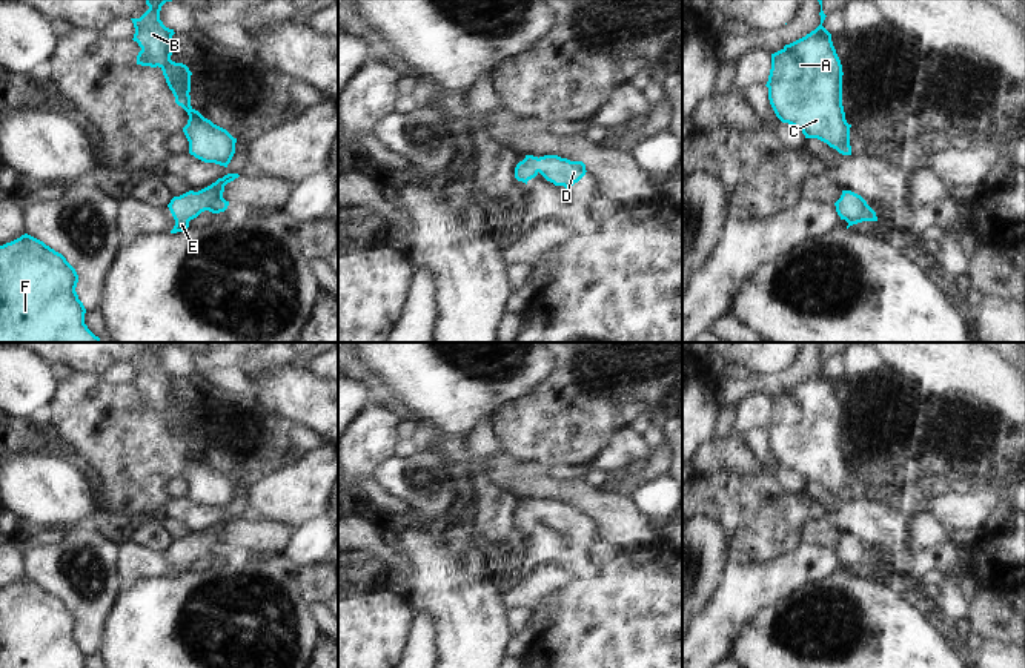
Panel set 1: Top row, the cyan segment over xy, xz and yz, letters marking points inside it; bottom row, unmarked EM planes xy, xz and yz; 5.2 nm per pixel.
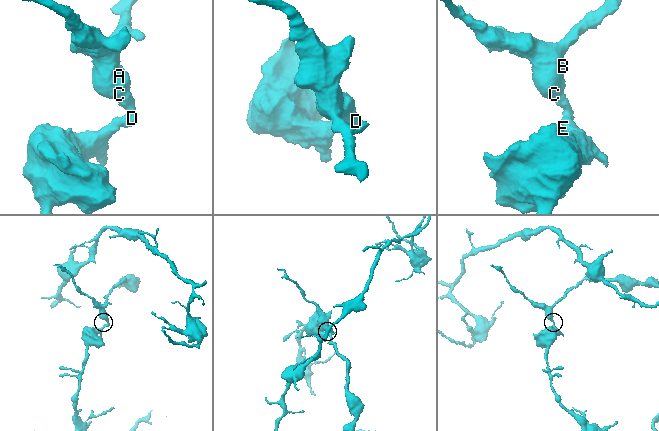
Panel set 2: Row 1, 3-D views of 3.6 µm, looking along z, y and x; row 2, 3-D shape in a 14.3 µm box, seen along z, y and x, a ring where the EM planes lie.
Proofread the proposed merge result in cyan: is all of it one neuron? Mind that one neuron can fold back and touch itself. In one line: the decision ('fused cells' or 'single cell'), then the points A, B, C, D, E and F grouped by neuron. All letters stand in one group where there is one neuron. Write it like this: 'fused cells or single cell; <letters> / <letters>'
single cell; A B C D E F

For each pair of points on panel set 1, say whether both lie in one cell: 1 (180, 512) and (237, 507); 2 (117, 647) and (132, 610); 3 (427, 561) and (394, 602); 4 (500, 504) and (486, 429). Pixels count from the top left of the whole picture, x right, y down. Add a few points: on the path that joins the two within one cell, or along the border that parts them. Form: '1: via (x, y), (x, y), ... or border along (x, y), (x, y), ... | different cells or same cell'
1: via (194, 515), (223, 515) | same cell
2: via (126, 638), (132, 631), (132, 619) | same cell
3: border along (406, 590), (415, 599), (420, 610) | different cells
4: via (483, 486), (480, 479), (480, 453), (483, 447) | same cell

